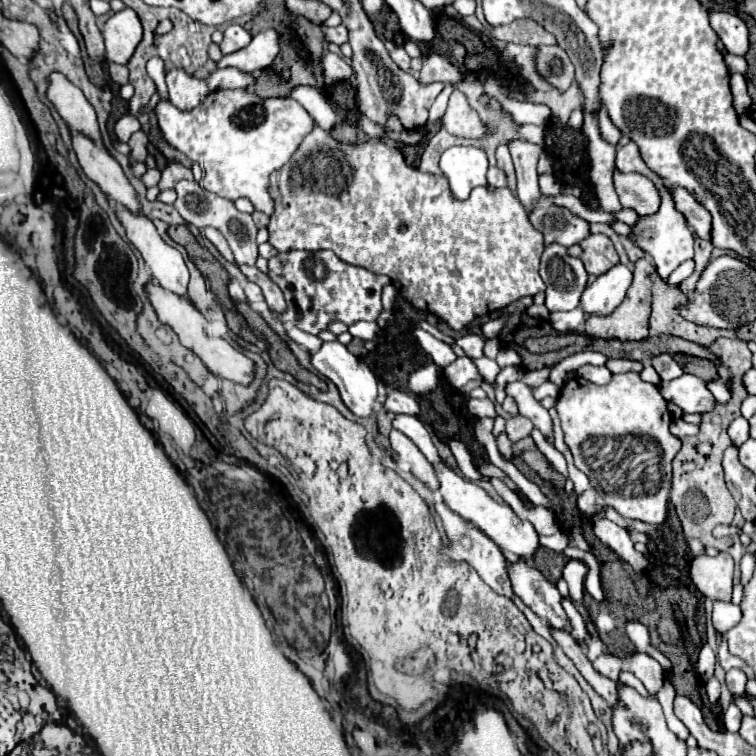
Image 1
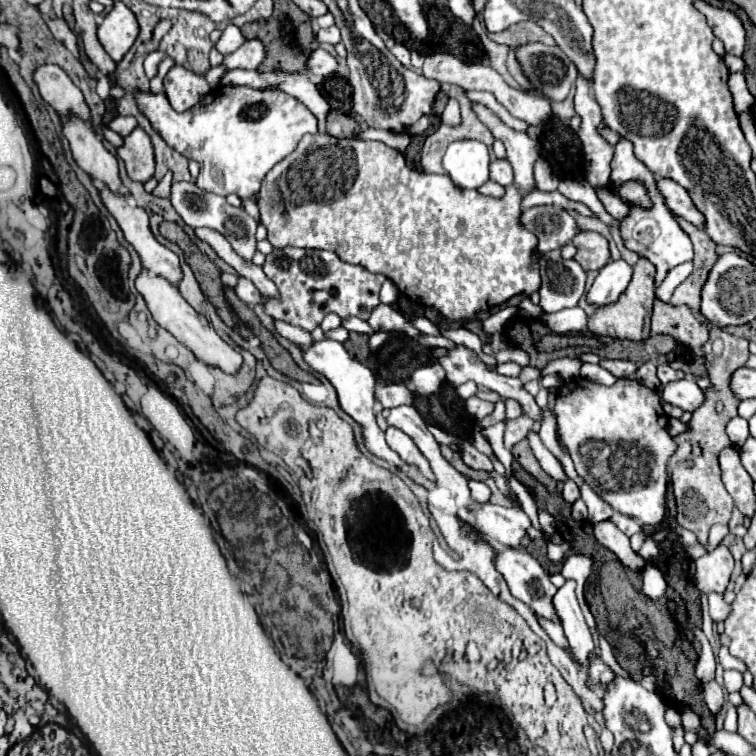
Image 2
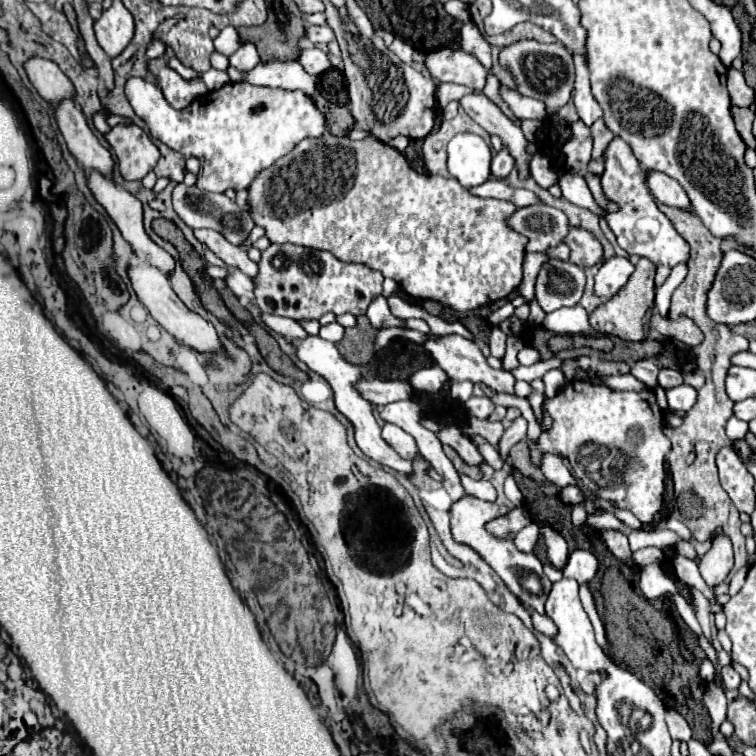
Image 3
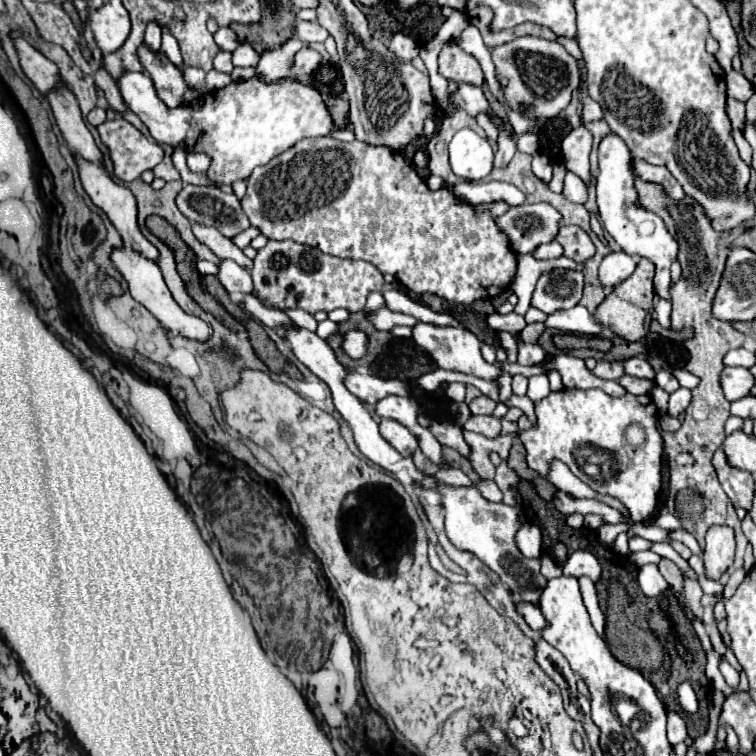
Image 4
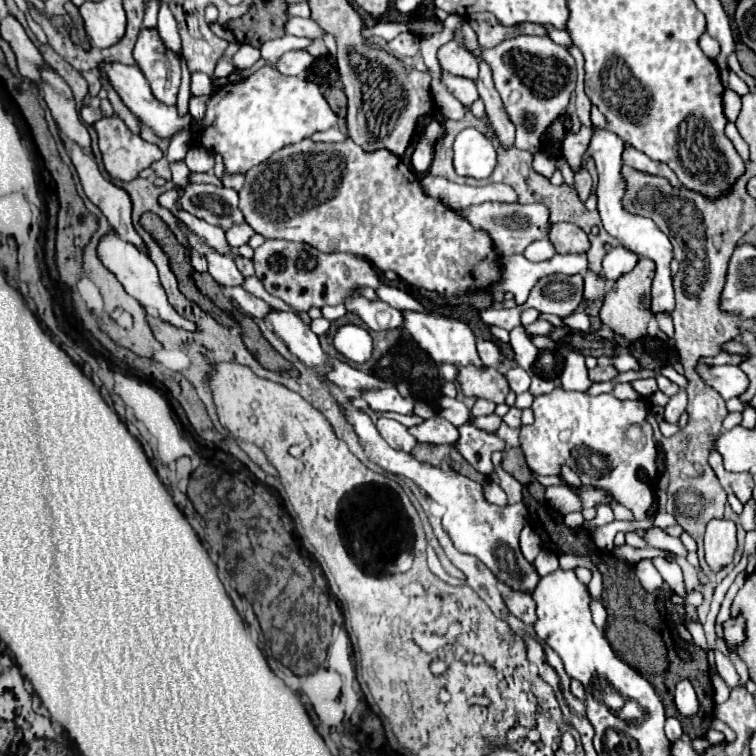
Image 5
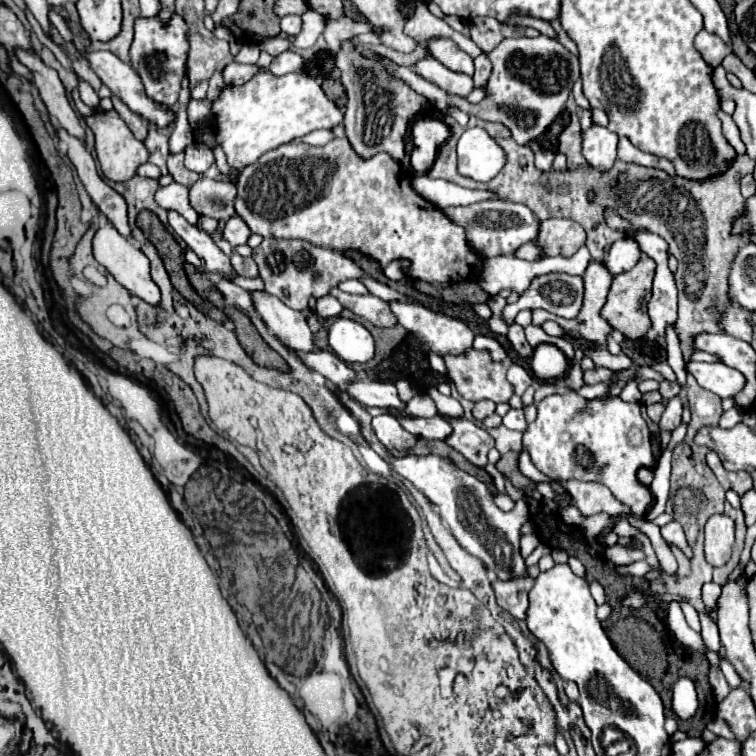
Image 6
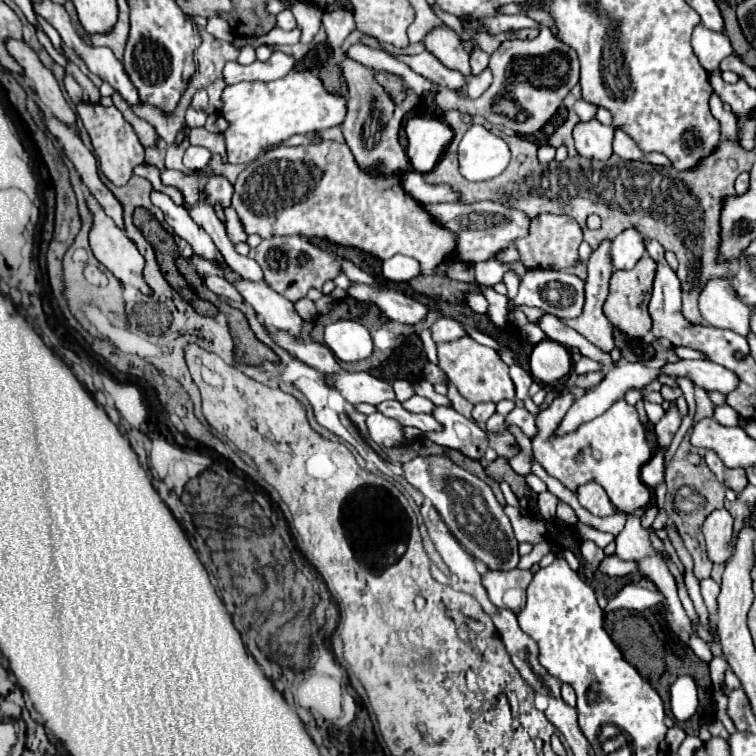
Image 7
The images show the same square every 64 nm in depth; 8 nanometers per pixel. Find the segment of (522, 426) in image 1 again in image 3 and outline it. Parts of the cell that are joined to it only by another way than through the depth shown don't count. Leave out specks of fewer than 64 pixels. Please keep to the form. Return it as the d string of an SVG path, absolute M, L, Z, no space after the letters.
M522 416L512 422L512 426L504 432L504 436L502 436L502 440L500 440L500 454L502 454L502 458L508 456L508 450L510 450L516 442L520 442L520 440L526 438L526 428L528 428L528 422L526 422Z

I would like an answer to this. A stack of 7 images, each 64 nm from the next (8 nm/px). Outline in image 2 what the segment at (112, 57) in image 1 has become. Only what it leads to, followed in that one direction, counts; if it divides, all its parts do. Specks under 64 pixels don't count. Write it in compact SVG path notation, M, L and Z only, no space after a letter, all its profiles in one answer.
M116 2L112 12L108 12L98 26L98 38L114 62L120 62L124 58L128 48L132 48L136 42L138 32L140 28L134 12L122 2Z

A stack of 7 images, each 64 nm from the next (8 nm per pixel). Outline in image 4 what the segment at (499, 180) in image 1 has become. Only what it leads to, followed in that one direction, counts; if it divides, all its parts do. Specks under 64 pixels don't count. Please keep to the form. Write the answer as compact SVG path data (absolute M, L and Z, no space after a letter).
M500 130L498 150L494 154L494 168L506 168L514 156L514 152L516 152L516 140L506 130Z

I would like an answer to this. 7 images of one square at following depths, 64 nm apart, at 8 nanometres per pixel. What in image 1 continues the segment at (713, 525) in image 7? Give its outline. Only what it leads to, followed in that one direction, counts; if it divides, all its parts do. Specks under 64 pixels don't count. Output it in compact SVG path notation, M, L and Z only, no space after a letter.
M720 552L718 556L698 556L692 560L690 578L696 588L710 600L732 600L732 574L734 560L730 554Z

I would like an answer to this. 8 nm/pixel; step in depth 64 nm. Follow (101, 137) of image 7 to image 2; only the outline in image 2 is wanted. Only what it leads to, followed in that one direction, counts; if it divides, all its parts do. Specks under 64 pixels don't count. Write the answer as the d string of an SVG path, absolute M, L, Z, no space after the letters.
M136 128L124 138L124 146L118 148L118 156L124 160L132 180L148 182L154 176L154 148L142 128Z

